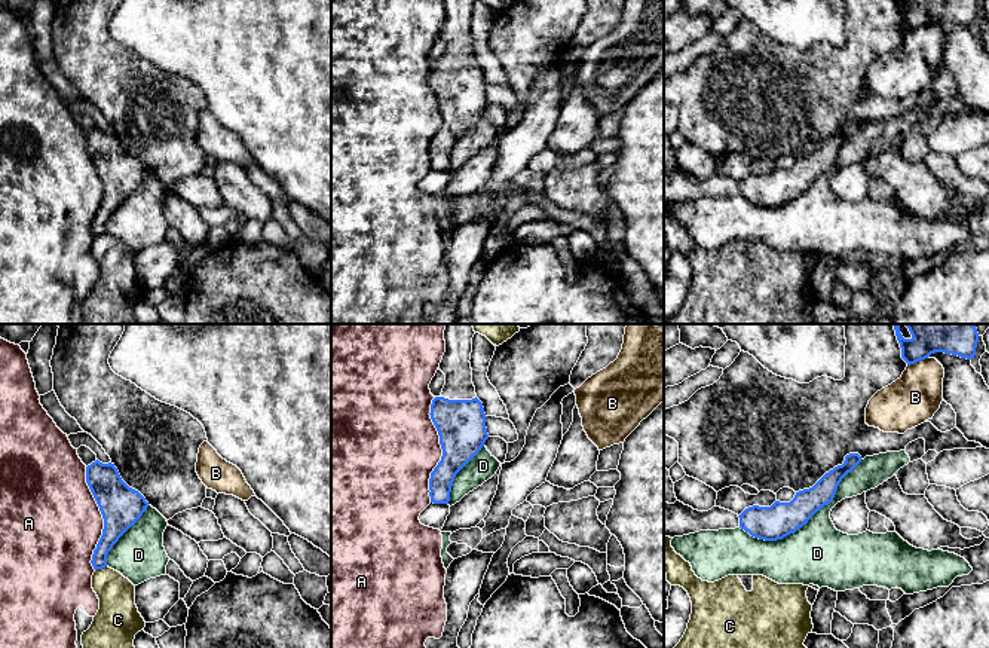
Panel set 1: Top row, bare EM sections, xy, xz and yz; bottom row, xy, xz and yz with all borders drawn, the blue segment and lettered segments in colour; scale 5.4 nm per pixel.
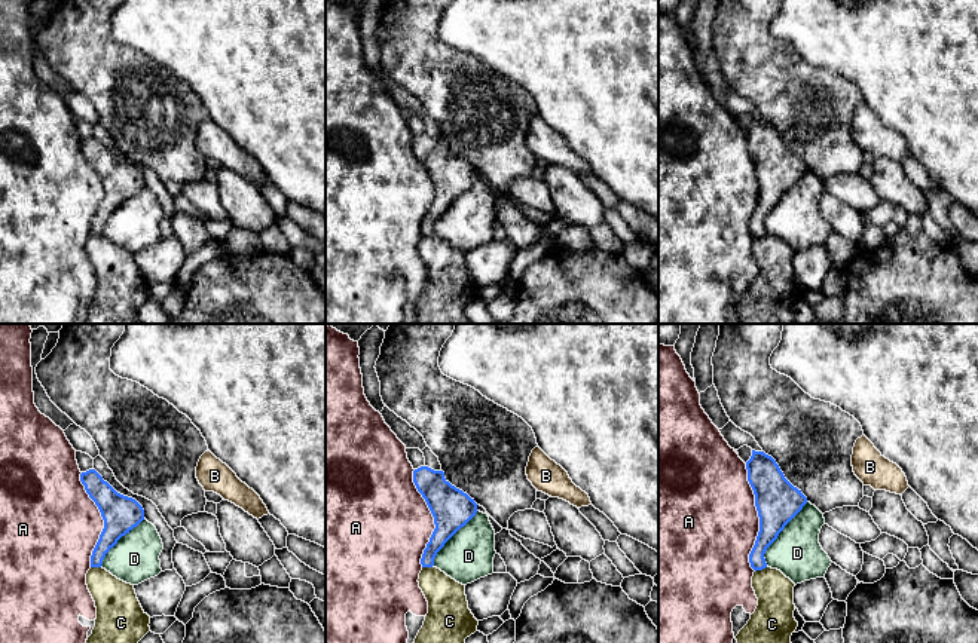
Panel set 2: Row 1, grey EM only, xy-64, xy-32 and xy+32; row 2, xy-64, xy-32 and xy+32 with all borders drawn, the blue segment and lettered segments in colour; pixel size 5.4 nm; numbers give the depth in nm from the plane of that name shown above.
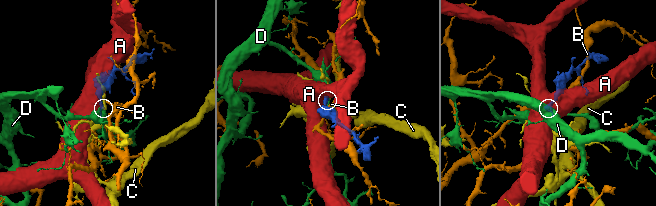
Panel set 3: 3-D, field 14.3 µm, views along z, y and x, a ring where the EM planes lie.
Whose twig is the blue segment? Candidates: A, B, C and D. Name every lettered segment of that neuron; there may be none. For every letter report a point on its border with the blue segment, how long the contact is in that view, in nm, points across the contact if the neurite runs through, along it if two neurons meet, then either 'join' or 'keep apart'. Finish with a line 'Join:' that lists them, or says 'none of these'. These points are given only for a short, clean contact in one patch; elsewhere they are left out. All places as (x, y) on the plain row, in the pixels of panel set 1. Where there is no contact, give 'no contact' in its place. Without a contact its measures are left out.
A: meets blue in xz at (441, 115); contact 550 nm long; keep apart
B: meets blue in yz at (916, 28); contact 120 nm long; keep apart
C: meets blue in xy at (100, 235); contact 70 nm long; keep apart
D: meets blue in yz at (805, 190); contact 750 nm long; keep apart
Join: none of these

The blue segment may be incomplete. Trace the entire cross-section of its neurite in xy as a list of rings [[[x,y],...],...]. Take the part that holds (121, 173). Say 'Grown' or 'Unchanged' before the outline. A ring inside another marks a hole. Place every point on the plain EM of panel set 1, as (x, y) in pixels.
Unchanged. [[[98,126],[86,134],[86,150],[104,186],[102,202],[92,221],[94,236],[107,233],[107,221],[119,205],[137,190],[148,169],[120,144],[114,131]]]

